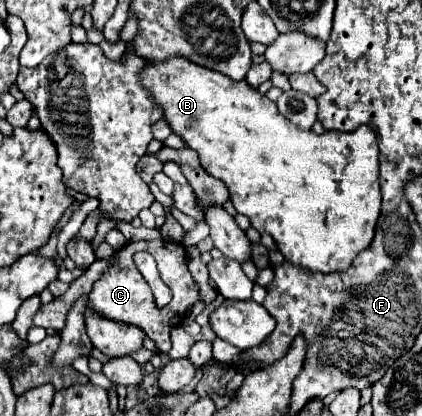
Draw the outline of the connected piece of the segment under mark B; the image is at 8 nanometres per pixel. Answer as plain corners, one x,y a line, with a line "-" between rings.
182,59
150,63
142,71
142,83
154,91
172,131
198,151
202,167
228,185
236,211
246,215
260,233
270,233
286,261
320,273
340,273
348,271
358,253
370,247
380,217
378,139
370,125
360,125
350,133
324,131
316,135
314,131
298,131
292,121
278,113
274,101
250,89
244,81
230,81
222,73

